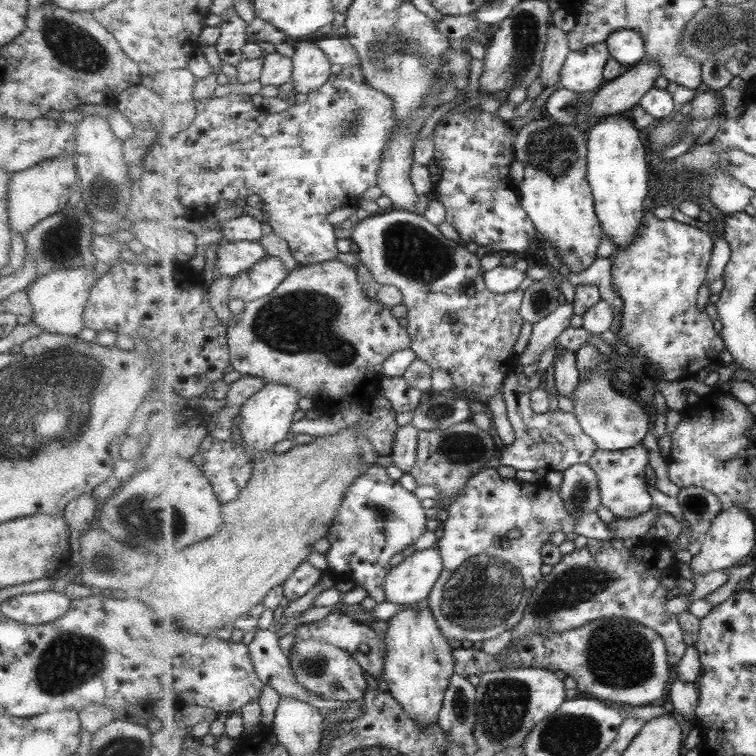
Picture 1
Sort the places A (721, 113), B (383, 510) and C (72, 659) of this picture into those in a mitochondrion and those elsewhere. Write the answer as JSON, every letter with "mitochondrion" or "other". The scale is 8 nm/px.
{"A":"other","B":"mitochondrion","C":"mitochondrion"}

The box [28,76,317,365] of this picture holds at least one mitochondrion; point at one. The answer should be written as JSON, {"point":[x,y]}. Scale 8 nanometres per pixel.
{"point":[62,243]}

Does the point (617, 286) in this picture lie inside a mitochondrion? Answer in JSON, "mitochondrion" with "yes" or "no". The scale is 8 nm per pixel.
{"mitochondrion":"no"}

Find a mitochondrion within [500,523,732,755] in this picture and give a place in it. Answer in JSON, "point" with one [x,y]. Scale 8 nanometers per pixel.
{"point":[618,655]}

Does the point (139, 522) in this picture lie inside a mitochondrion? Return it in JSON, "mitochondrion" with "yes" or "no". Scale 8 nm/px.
{"mitochondrion":"yes"}

